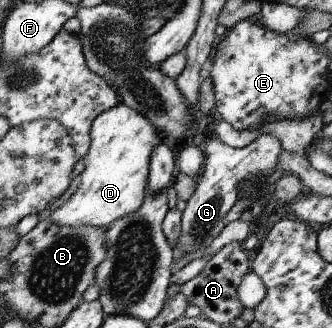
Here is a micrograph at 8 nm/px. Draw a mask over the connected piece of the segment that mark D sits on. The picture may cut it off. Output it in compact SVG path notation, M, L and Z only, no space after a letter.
M118 102L107 111L101 112L92 121L90 138L91 145L77 172L82 175L80 188L73 196L60 199L45 215L55 225L61 227L90 225L108 228L114 221L136 212L145 199L153 150L164 140L149 118L122 102Z

